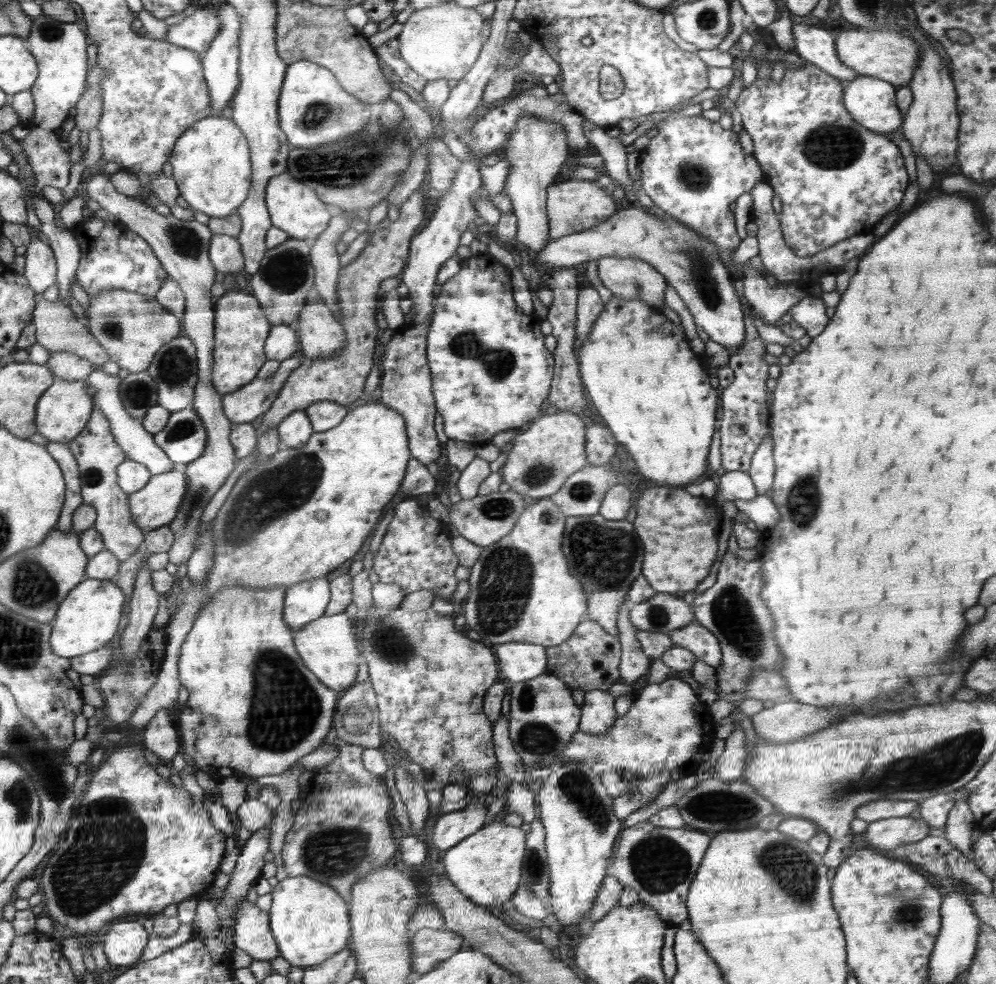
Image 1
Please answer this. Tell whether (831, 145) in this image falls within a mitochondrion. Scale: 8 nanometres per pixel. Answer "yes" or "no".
yes

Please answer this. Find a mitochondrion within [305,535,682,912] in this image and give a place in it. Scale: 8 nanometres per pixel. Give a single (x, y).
(505, 584)

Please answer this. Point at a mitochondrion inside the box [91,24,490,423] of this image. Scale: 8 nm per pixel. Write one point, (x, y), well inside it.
(337, 168)

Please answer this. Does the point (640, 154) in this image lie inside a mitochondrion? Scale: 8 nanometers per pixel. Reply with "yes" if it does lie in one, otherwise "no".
no

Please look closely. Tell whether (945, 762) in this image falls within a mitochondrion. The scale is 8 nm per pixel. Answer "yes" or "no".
yes

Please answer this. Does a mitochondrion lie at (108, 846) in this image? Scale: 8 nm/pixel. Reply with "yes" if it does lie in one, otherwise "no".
yes

